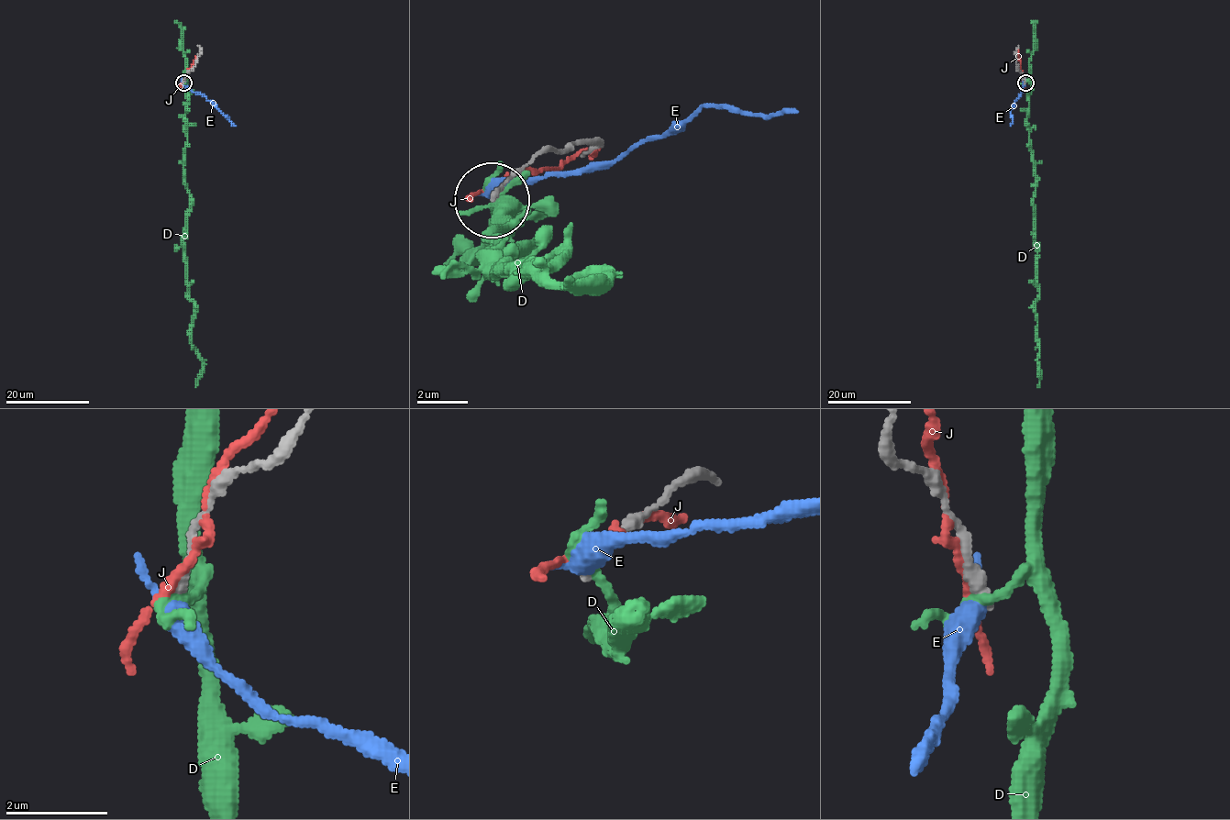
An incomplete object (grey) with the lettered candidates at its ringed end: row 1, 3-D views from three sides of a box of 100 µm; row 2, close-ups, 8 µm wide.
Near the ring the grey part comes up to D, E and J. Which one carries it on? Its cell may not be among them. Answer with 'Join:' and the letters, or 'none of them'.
Join: none of them

